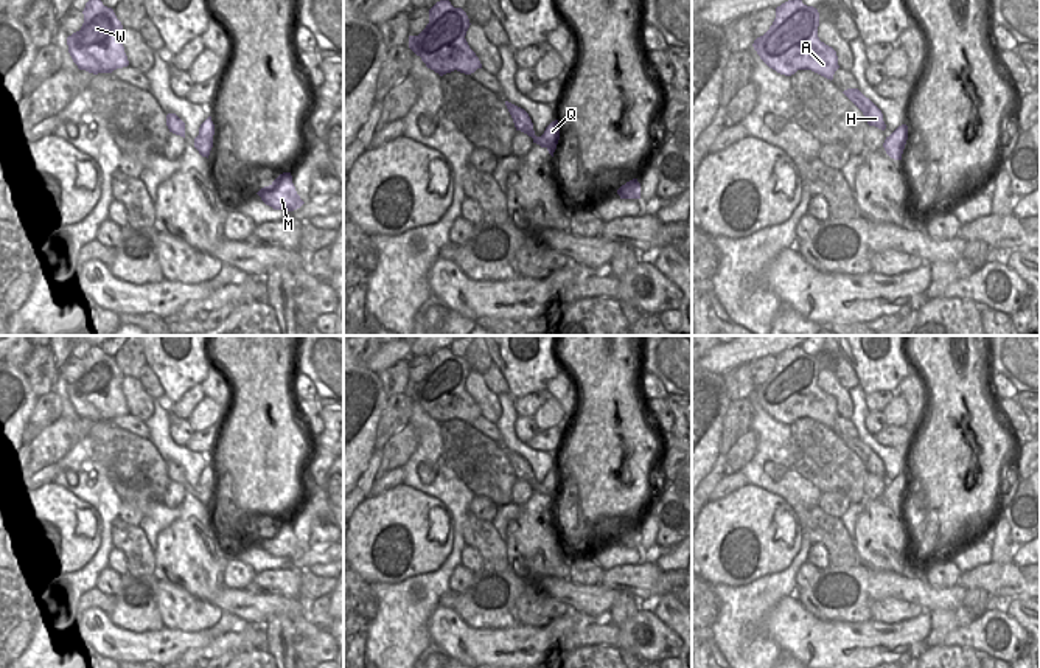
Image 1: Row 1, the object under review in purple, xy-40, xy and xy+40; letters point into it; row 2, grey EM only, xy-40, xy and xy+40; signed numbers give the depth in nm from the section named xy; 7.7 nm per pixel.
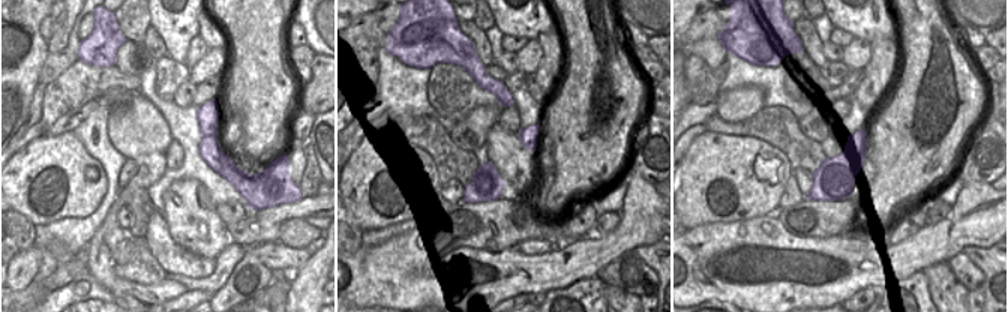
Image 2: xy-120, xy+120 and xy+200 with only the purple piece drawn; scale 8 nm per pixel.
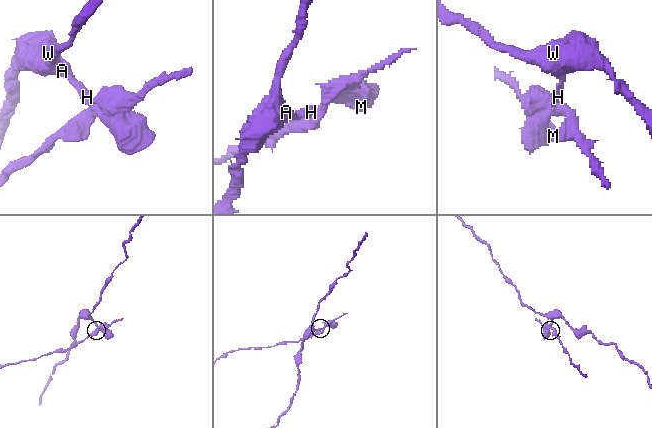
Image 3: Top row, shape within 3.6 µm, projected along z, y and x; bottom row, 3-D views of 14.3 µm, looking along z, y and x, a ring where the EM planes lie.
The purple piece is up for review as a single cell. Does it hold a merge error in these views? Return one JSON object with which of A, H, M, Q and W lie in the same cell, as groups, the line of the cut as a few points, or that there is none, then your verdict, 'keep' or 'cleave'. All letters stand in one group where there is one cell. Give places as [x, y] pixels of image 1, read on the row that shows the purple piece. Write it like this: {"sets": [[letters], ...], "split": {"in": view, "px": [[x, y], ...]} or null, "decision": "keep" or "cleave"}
{"sets": [["A", "H", "M", "W"], ["Q"]], "split": {"in": "xy-40", "px": [[198, 135], [212, 139]]}, "decision": "cleave"}

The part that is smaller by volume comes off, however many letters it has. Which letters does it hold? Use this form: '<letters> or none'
Q

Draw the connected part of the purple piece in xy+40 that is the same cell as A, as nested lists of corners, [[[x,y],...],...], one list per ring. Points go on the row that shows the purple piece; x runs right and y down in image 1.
[[[788,0],[776,8],[770,30],[752,43],[760,59],[780,75],[811,70],[833,79],[839,68],[836,51],[818,37],[819,12],[802,0]]]

